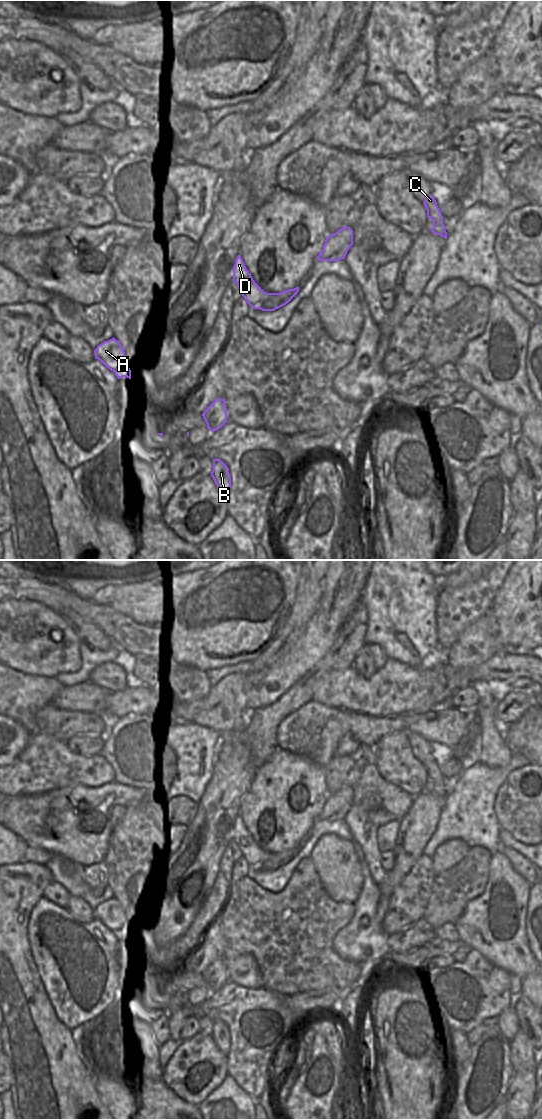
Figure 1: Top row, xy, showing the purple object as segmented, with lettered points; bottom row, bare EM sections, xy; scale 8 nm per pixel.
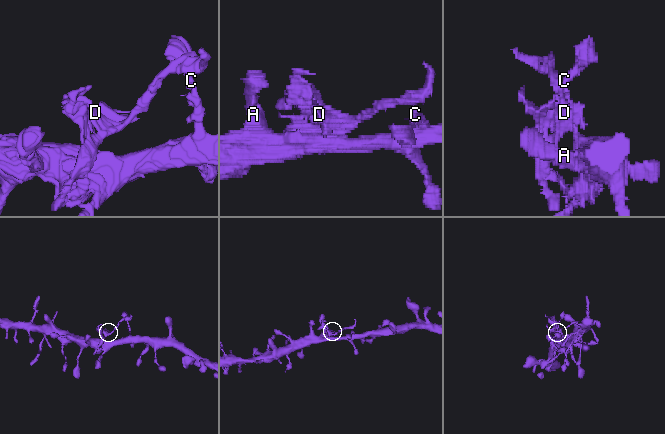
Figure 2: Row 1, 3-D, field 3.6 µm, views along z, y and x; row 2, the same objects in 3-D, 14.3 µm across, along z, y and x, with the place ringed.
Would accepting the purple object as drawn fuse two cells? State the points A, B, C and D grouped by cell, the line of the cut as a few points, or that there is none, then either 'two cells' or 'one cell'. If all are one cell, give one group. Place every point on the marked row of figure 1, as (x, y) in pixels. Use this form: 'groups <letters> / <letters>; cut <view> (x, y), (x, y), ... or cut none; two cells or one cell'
groups A B C / D; cut xy (204, 412), (212, 412), (218, 418), (217, 425), (220, 427); two cells

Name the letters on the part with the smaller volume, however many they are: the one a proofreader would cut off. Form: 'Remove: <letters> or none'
Remove: D

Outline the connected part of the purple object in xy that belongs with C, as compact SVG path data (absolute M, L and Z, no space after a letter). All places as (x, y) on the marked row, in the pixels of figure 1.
M428 195L423 204L427 210L427 217L433 220L433 228L431 232L446 239L448 234L445 230L443 216L437 206L435 198L432 195Z

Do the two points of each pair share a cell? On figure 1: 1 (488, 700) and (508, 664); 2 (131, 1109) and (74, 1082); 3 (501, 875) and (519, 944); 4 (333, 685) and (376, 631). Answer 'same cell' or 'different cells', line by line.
1: different cells
2: different cells
3: same cell
4: different cells

